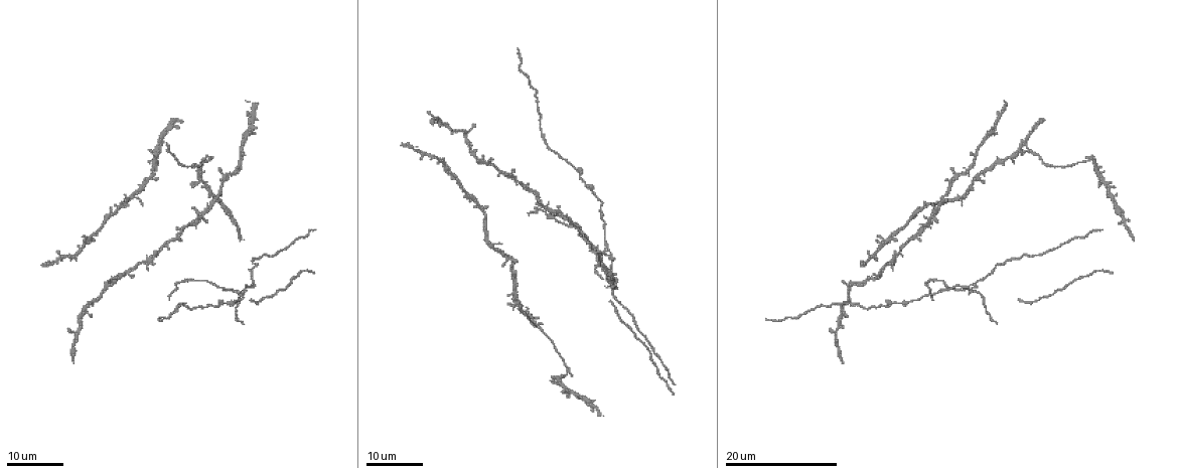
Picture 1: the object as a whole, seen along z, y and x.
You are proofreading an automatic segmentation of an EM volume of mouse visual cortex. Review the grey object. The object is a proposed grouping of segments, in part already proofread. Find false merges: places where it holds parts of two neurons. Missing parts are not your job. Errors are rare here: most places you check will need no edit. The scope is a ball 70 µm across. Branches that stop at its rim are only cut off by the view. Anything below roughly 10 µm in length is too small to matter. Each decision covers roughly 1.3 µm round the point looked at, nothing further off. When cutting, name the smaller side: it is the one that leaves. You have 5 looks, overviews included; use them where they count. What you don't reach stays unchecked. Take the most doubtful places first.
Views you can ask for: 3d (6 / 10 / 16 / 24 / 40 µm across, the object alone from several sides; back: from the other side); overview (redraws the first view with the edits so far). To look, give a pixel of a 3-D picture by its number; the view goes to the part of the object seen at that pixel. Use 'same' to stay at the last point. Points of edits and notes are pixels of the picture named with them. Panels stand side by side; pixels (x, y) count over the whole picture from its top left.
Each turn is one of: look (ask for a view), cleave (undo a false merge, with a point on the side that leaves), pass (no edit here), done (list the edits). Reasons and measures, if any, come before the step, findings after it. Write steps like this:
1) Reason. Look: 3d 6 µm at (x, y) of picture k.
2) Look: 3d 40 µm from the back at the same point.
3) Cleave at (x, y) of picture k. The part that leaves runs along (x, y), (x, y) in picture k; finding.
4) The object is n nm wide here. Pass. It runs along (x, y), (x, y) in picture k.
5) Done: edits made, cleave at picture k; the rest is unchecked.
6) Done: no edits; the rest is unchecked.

Three-way junction. Look: 3d 24 µm at (964, 286) of picture 1.

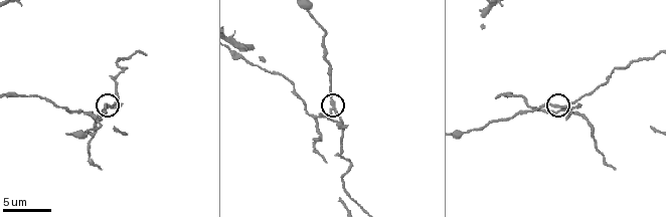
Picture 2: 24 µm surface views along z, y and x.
Zoom in. Look: 3d 10 µm at (332, 109) of picture 2.

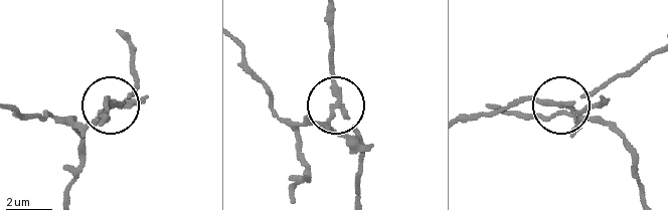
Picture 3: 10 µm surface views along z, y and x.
The object is 190 nm wide here. Cleave at (90, 126) of picture 3. The part that leaves runs along (331, 108), (314, 123), (285, 121), (242, 54) in picture 3; two neurons meet here.

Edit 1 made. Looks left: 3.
See it whole again. Look: overview.

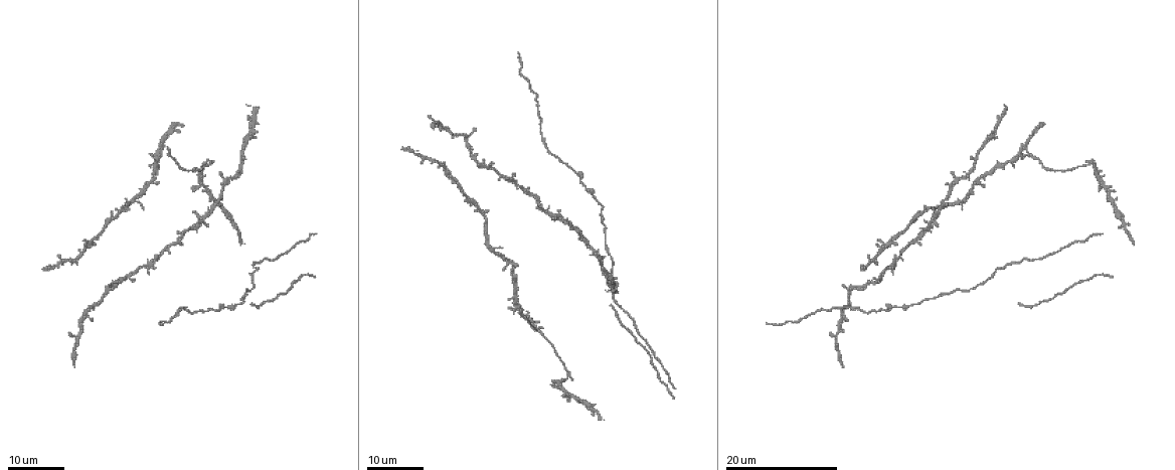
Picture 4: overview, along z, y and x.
Four or more arms meet. Look: 3d 24 µm at (524, 309) of picture 4.

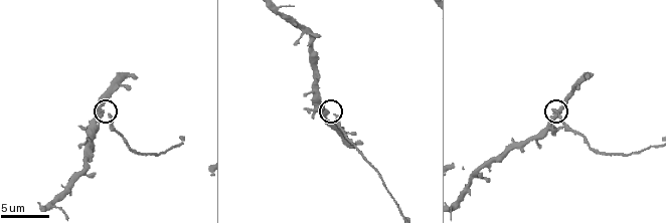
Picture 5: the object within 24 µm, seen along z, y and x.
Look: 3d 6 µm at (328, 113) of picture 5.

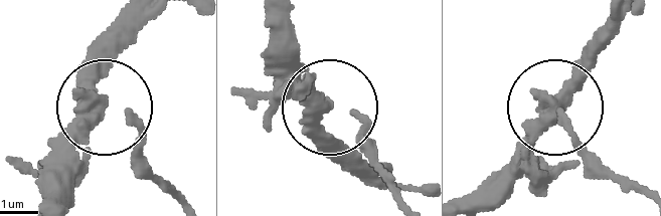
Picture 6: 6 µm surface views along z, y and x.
Pass. It runs along (45, 203), (58, 155), (100, 97), (100, 33) in picture 6; continuous, no second neuron.

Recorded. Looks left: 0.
Done: edits made, cleave at picture 3; the rest is unchecked.

